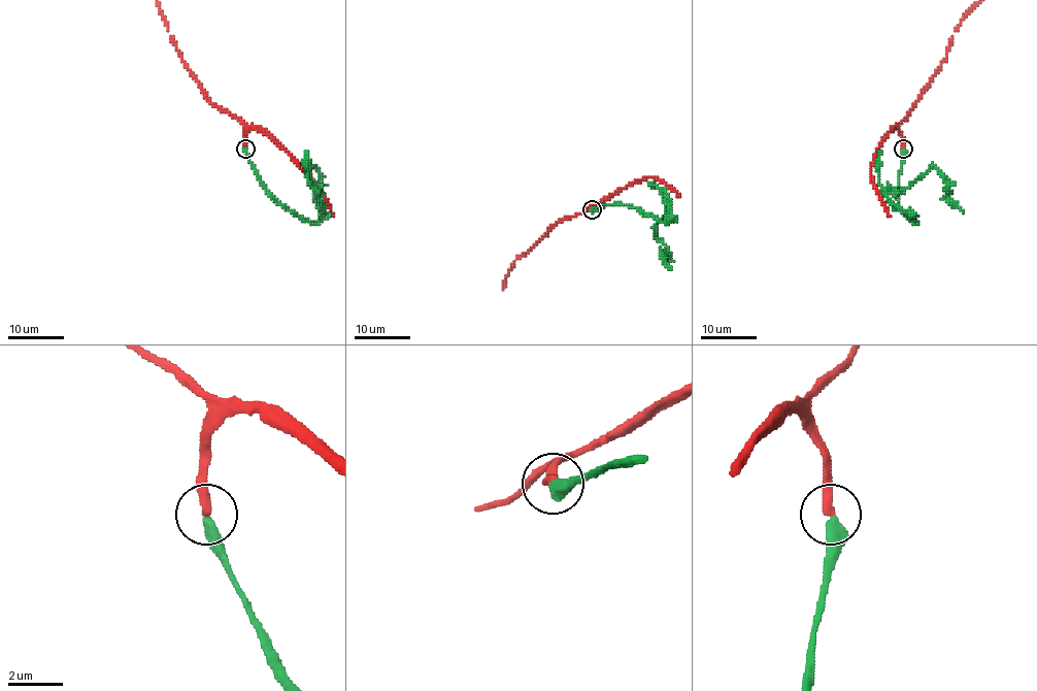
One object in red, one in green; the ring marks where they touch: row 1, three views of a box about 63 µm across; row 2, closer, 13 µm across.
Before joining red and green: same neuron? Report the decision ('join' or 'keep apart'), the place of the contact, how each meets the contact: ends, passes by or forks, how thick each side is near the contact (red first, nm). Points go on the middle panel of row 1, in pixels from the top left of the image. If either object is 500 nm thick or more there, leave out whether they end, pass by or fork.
join; at (592, 209); red ends there; green ends there; 360 nm thick on the red side, 460 nm on the other

